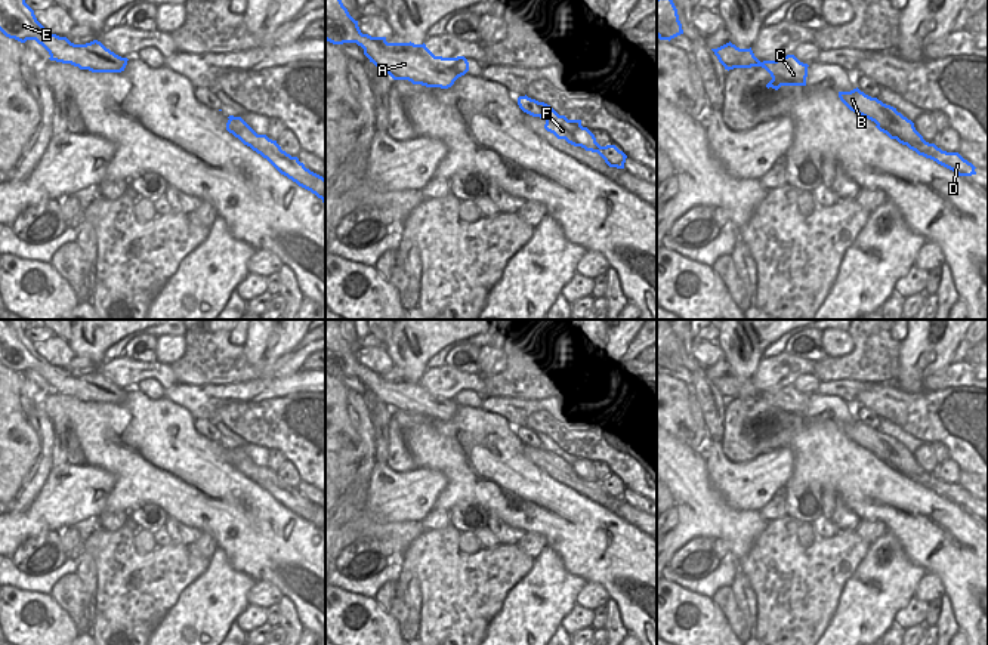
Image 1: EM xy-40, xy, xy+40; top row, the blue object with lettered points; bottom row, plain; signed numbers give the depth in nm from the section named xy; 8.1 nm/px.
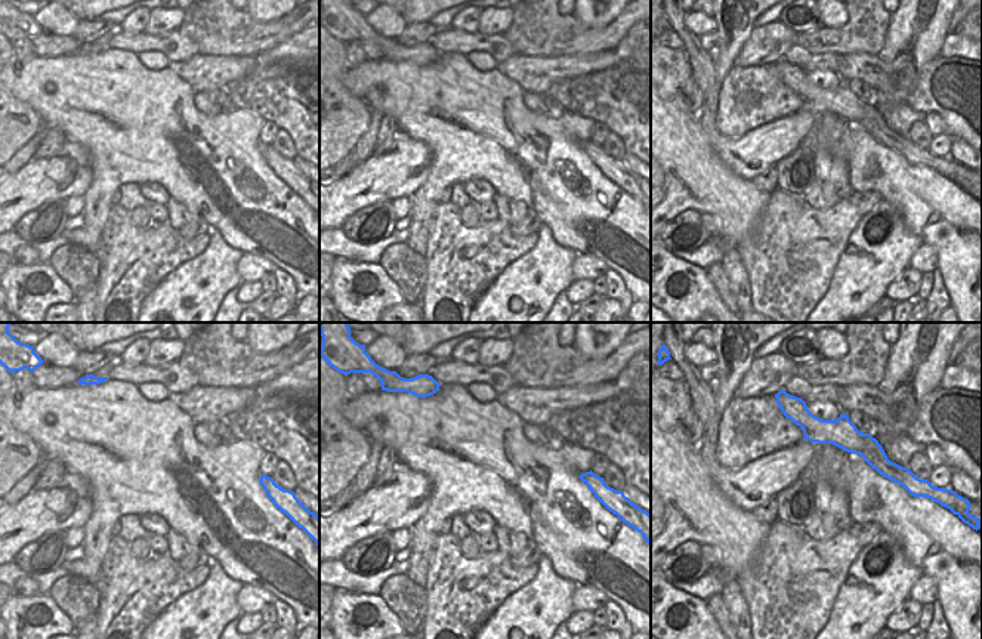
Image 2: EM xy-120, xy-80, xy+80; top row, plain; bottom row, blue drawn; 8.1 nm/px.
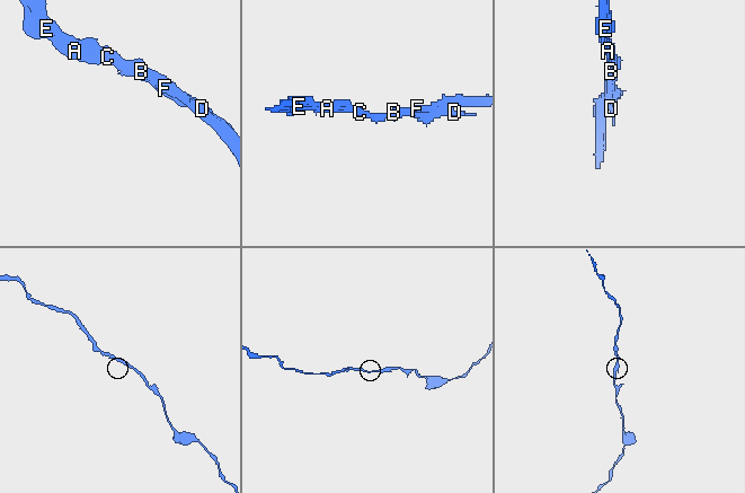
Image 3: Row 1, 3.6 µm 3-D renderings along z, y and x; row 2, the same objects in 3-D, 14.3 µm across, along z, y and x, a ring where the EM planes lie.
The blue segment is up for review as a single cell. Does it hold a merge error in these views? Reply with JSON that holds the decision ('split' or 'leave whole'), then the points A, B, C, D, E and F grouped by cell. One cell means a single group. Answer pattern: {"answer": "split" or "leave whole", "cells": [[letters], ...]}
{"answer": "leave whole", "cells": [["A", "B", "C", "D", "E", "F"]]}

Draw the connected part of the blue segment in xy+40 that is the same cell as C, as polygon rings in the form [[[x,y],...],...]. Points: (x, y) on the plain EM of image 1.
[[[731,373],[711,382],[728,402],[751,398],[765,399],[772,408],[772,411],[766,416],[768,420],[772,419],[778,422],[781,417],[806,417],[809,396],[800,394],[794,386],[787,386],[776,392],[760,394],[754,388],[751,379],[740,380]]]

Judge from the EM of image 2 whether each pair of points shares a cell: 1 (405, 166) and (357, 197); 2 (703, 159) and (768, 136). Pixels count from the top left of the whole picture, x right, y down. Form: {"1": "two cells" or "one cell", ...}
{"1": "one cell", "2": "two cells"}

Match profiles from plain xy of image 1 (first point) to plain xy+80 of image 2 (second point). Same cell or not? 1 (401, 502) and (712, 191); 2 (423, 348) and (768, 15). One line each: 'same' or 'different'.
1: different
2: different

